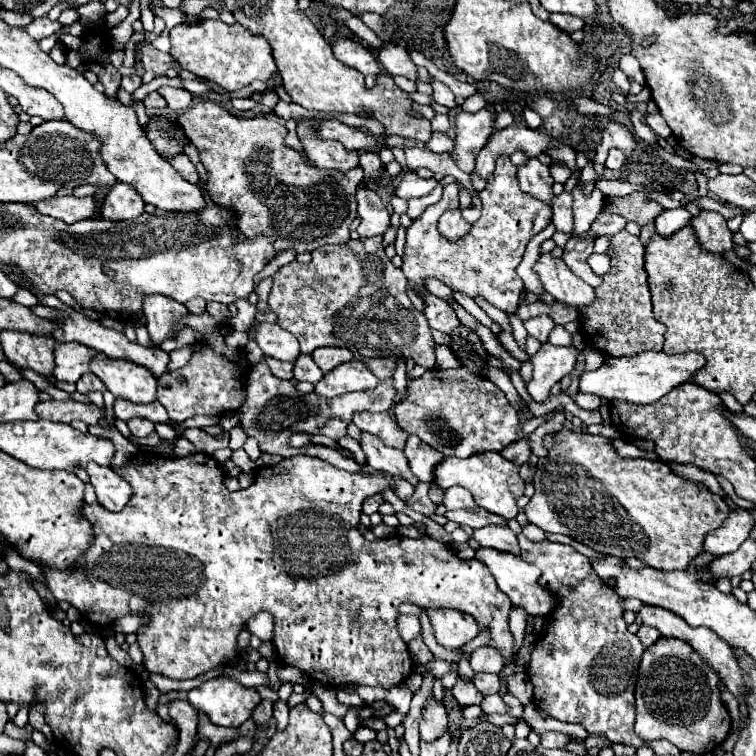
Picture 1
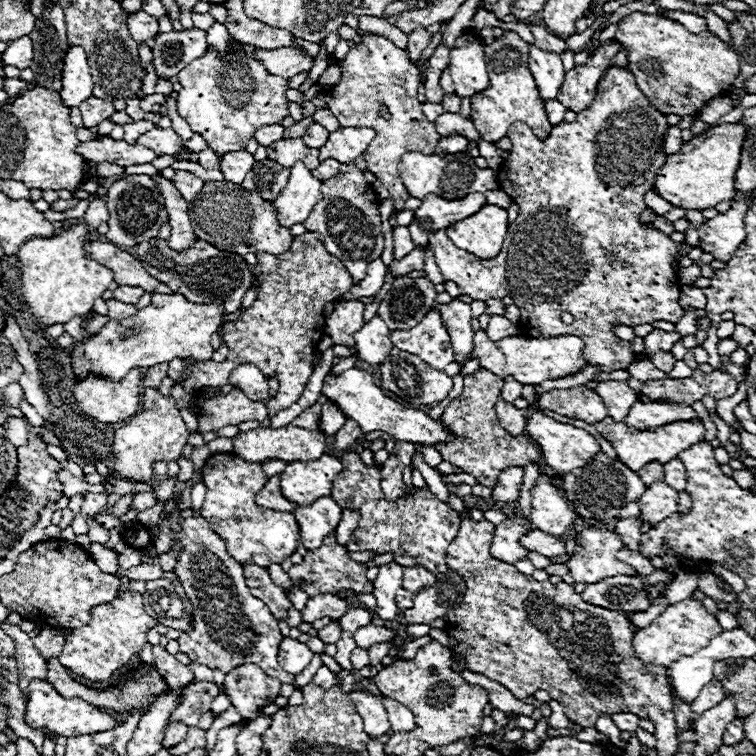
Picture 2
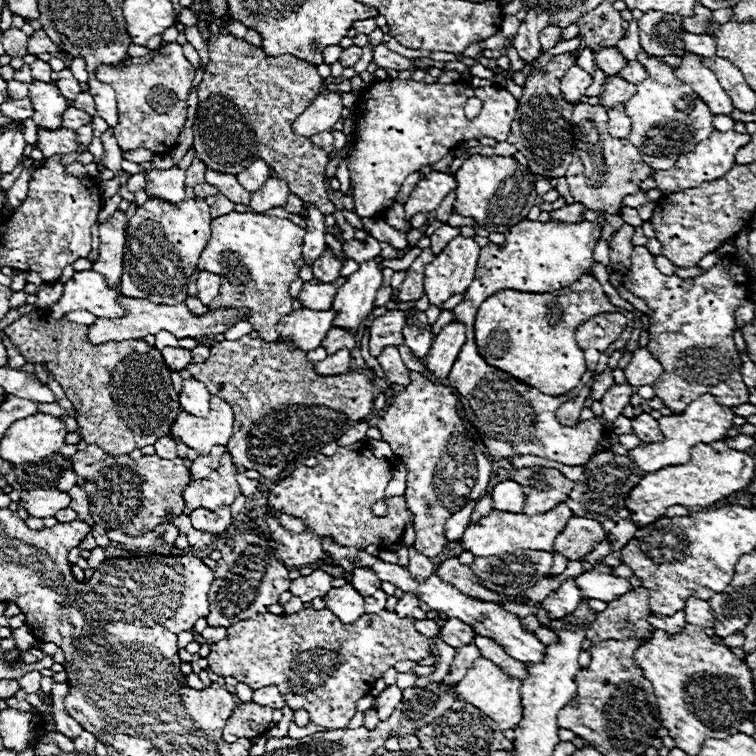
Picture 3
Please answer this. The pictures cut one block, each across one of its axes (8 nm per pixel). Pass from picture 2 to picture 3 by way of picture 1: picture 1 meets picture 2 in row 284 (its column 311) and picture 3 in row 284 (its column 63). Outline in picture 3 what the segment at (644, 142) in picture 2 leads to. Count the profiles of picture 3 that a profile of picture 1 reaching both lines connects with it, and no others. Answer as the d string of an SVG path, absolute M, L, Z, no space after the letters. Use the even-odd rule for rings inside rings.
M586 274L574 284L548 294L500 290L484 300L476 314L474 334L478 352L488 364L506 370L514 378L540 392L564 394L570 388L576 388L582 374L586 372L584 354L574 338L578 324L606 312L620 312L628 318L628 326L618 338L618 344L626 346L634 328L634 314L612 306L600 282L592 274Z

